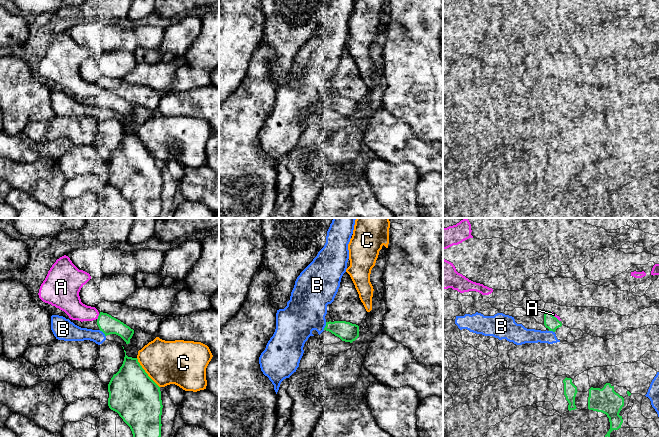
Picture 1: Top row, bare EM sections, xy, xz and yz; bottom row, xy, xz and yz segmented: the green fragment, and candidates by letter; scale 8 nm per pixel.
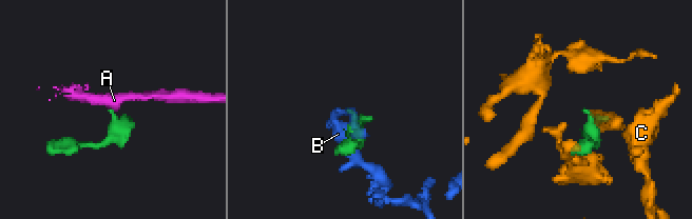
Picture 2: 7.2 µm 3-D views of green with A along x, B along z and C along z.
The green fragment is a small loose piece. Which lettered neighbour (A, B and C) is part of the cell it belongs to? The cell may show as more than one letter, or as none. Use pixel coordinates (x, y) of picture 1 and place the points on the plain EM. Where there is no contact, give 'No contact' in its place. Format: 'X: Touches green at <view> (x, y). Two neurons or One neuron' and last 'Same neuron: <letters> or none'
A: Touches green at xy (98, 93). One neuron
B: Touches green at xz (325, 102). Two neurons
C: Touches green at xy (146, 149). Two neurons
Same neuron: A

